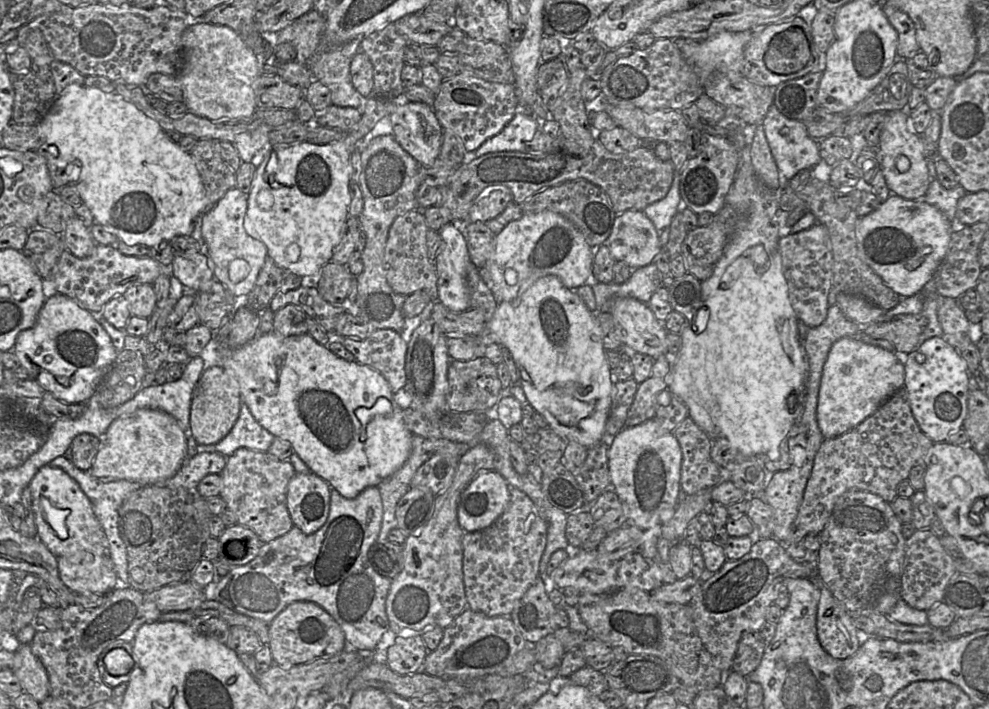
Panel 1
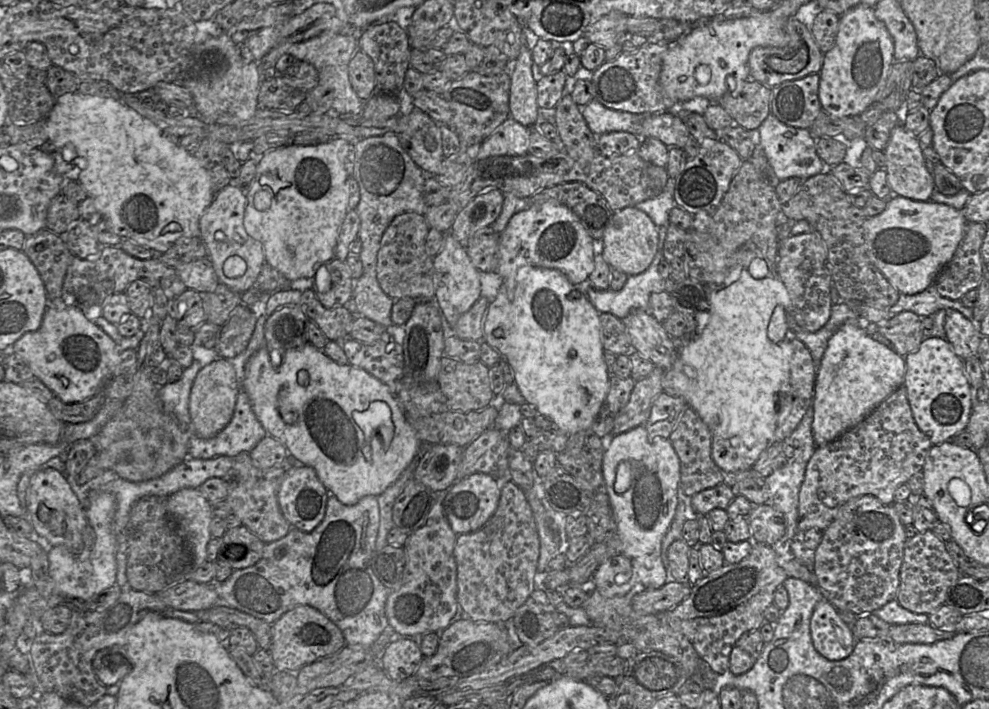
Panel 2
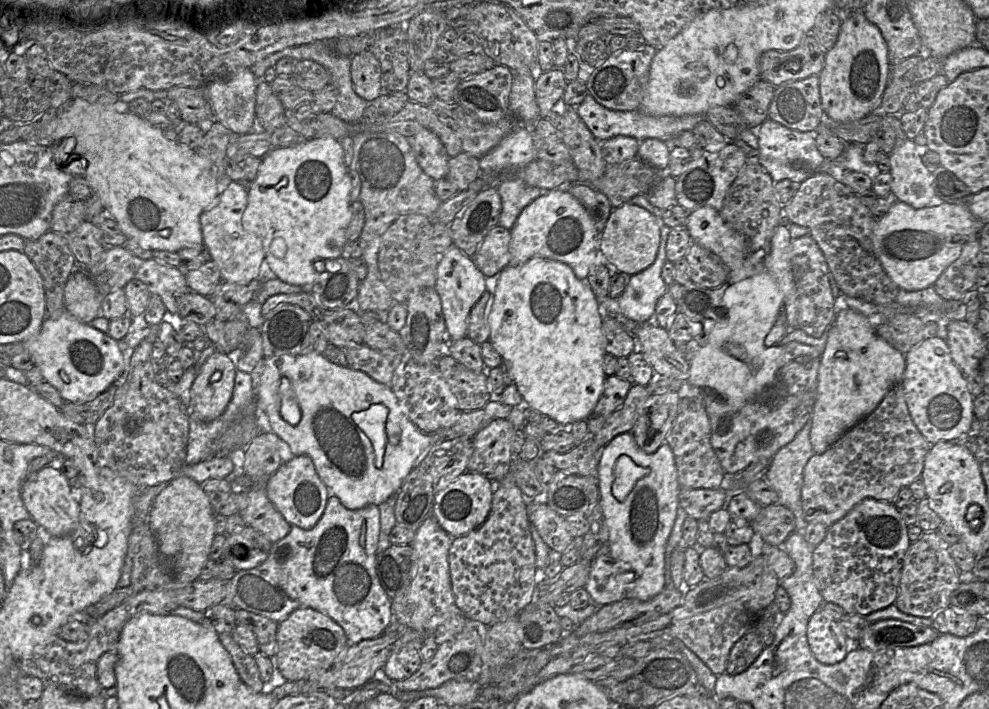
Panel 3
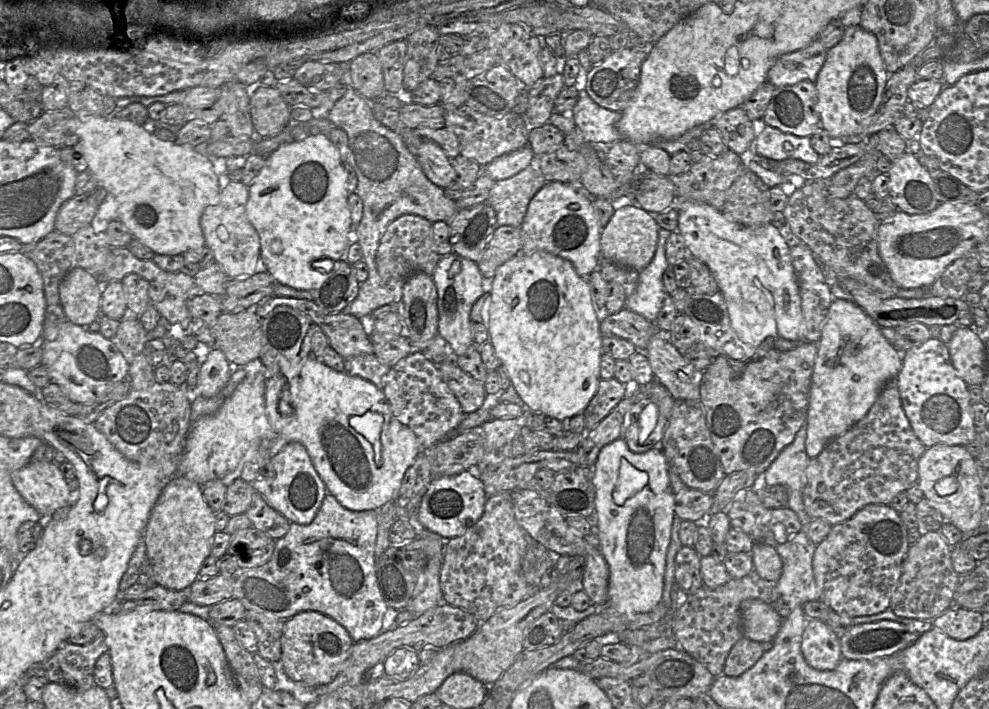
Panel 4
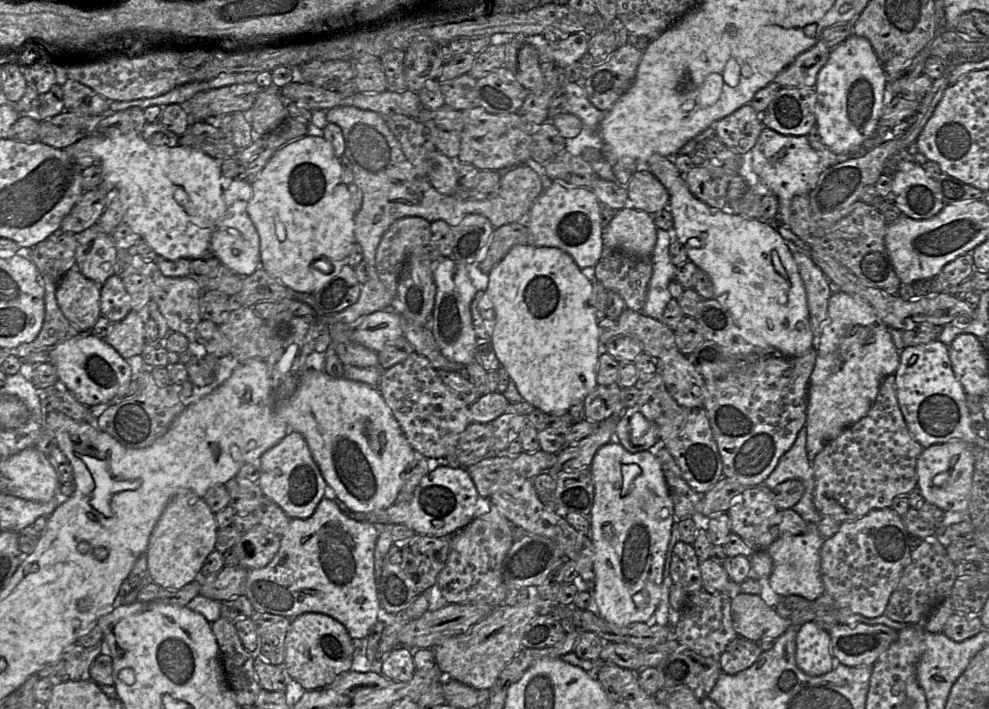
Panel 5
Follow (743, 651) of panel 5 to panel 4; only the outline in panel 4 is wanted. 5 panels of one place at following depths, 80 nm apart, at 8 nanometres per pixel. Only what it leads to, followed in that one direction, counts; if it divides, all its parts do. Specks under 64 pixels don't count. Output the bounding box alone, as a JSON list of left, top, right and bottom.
[724,636,763,677]

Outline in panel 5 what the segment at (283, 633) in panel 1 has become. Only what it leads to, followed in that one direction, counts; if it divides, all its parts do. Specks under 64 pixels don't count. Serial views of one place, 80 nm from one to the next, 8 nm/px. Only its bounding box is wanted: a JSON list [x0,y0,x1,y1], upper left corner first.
[285,612,355,690]

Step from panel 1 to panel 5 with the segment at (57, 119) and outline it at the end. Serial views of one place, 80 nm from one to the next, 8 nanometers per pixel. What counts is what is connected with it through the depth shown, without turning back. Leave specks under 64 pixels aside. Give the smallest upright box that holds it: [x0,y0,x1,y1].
[93,133,227,261]

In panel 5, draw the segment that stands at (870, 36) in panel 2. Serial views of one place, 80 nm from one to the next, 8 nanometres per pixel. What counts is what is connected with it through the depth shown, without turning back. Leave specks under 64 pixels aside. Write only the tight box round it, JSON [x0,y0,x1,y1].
[816,34,888,154]

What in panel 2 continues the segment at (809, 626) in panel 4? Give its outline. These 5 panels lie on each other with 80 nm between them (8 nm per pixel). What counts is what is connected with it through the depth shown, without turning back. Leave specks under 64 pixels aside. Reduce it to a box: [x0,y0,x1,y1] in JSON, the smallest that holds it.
[810,598,857,661]

